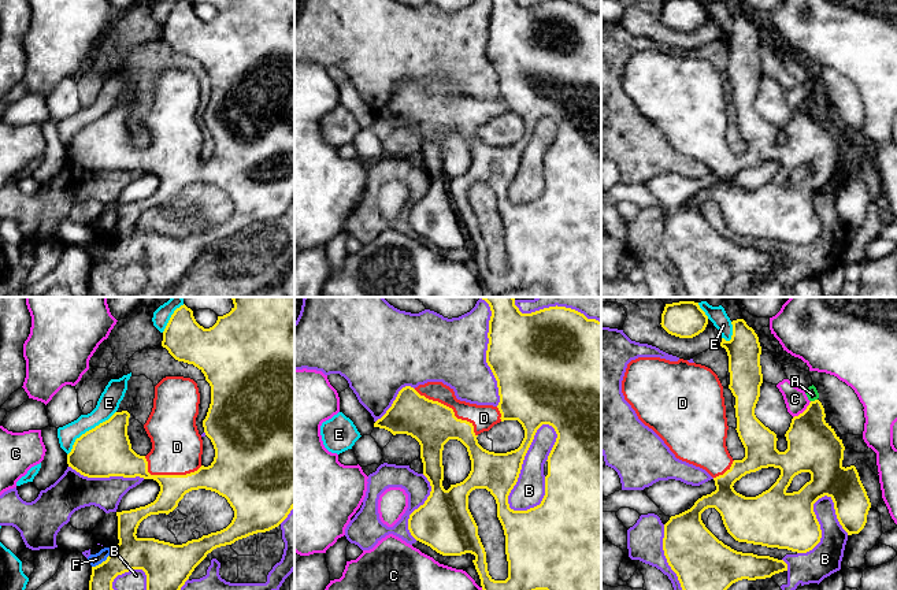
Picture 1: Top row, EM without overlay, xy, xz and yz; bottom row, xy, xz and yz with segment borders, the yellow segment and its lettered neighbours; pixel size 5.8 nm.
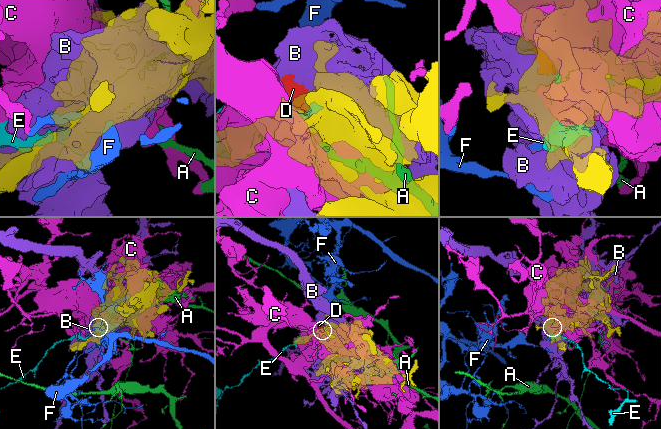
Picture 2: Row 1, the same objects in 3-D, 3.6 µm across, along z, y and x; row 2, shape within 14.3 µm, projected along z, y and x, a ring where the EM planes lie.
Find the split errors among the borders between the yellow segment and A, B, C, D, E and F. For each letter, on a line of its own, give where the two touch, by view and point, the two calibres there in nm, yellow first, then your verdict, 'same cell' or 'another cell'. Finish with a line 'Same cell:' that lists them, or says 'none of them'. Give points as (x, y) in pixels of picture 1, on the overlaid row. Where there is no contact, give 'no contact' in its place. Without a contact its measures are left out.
A: meets yellow in yz at (815, 400); 280 nm thick on the yellow side, 70 nm on the other; another cell
B: meets yellow in xz at (521, 466); 240 nm thick on the yellow side, 180 nm on the other; another cell
C: meets yellow in yz at (804, 411); 300 nm thick on the yellow side, 140 nm on the other; another cell
D: meets yellow in xz at (448, 407); 260 nm thick on the yellow side, 150 nm on the other; same cell
E: meets yellow in xy at (89, 430); 300 nm thick on the yellow side, 130 nm on the other; another cell
F: meets yellow in xy at (106, 560); 190 nm thick on the yellow side, 70 nm on the other; another cell
Same cell: D

